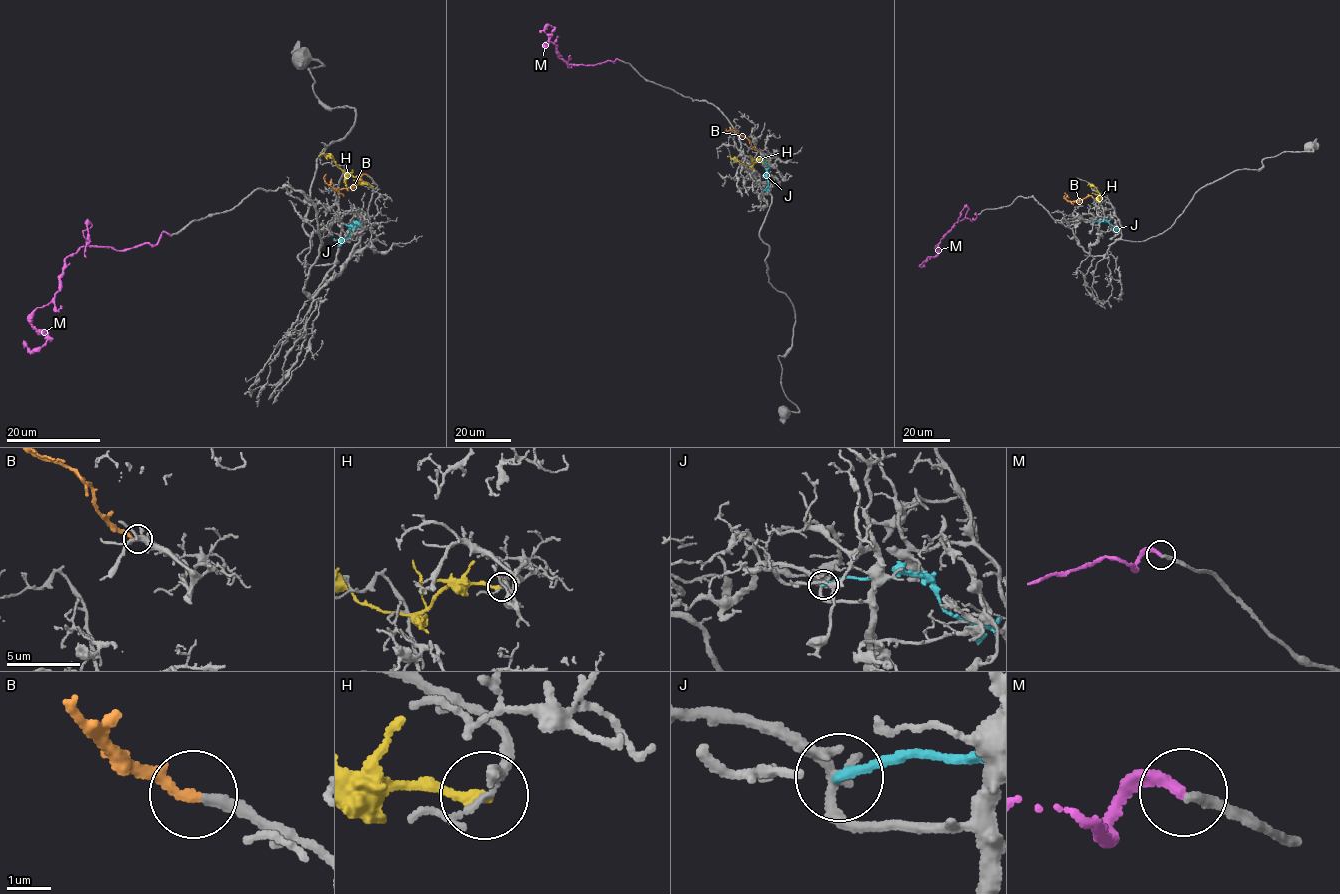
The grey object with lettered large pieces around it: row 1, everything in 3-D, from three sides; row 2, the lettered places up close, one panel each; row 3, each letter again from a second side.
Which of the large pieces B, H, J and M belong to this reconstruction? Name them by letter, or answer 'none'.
B, M

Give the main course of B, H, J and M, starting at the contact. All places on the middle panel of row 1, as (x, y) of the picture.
B: (759, 151), (746, 138), (726, 129)
H: (767, 160), (744, 165), (727, 156)
J: (761, 156), (768, 165), (767, 186), (763, 191)
M: (619, 59), (567, 64), (551, 41), (545, 45), (553, 28), (547, 25), (539, 32)

